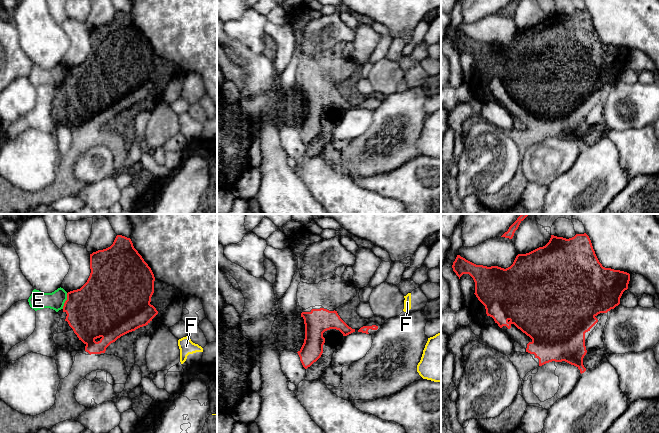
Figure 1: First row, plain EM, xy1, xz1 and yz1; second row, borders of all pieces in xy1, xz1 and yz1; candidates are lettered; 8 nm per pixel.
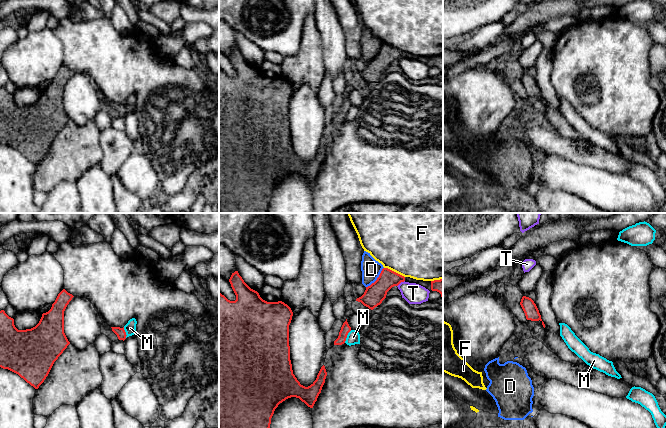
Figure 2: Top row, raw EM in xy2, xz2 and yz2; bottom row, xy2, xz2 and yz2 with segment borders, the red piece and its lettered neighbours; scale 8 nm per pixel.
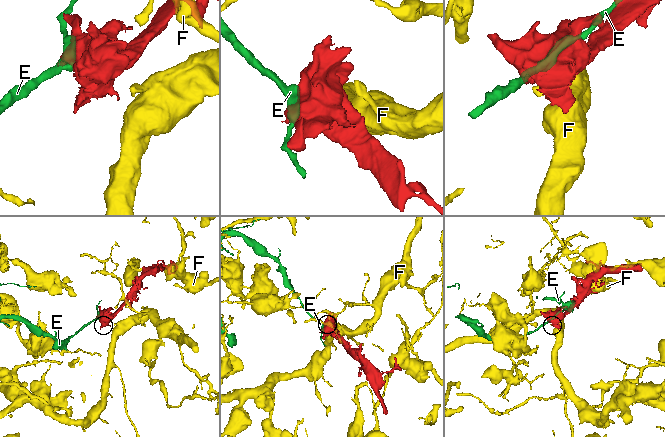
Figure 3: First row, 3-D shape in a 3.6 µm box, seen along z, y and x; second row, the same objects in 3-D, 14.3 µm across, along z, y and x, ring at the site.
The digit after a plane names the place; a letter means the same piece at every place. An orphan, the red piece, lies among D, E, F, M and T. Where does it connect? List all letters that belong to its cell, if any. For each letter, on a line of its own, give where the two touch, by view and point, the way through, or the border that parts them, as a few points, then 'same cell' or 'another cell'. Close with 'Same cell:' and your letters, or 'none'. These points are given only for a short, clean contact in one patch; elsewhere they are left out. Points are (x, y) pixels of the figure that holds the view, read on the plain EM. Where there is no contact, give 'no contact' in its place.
D: xz2 (377, 54) | another cell
E: xy1 (65, 77) | another cell
F: xz2 (393, 47) | another cell
M: xz2 (346, 112) | along xz2 (351, 106), (344, 118) | another cell
T: xz2 (400, 58) | another cell
Same cell: none

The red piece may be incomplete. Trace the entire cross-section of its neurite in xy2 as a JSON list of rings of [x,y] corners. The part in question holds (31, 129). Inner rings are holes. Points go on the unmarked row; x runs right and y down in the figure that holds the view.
[[[63,65],[51,85],[42,90],[39,99],[26,106],[18,106],[14,95],[0,87],[0,143],[8,145],[38,165],[48,152],[54,138],[70,120],[64,109],[64,87],[74,72]]]

